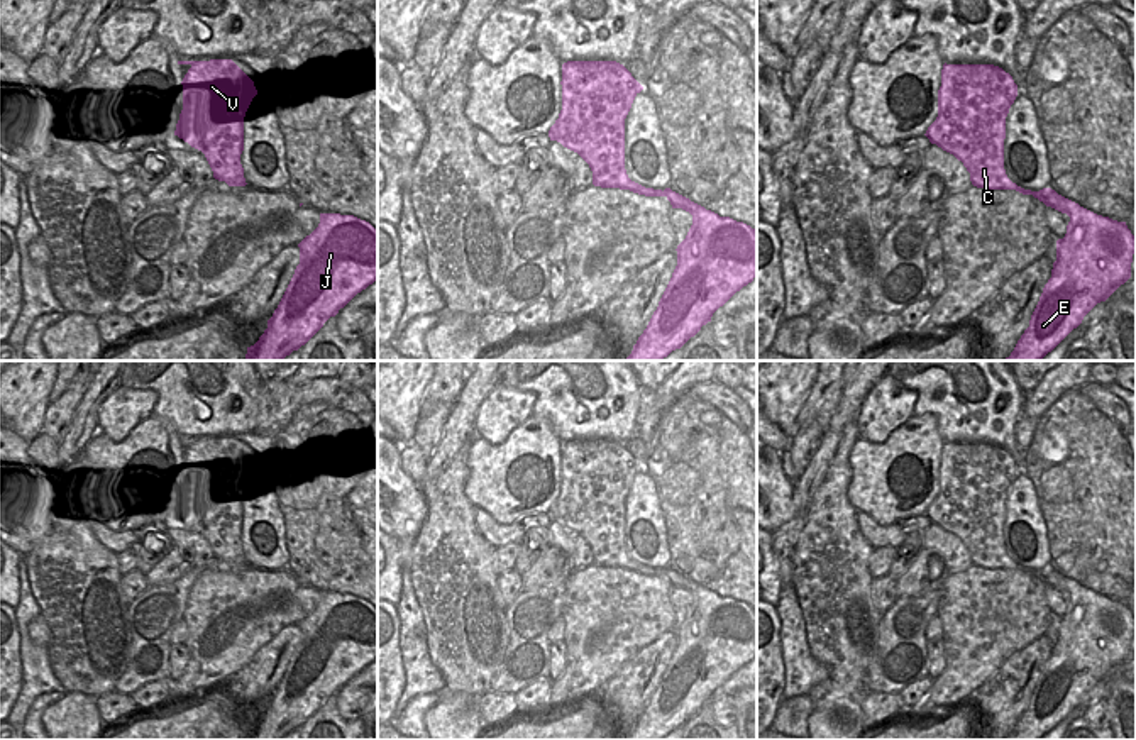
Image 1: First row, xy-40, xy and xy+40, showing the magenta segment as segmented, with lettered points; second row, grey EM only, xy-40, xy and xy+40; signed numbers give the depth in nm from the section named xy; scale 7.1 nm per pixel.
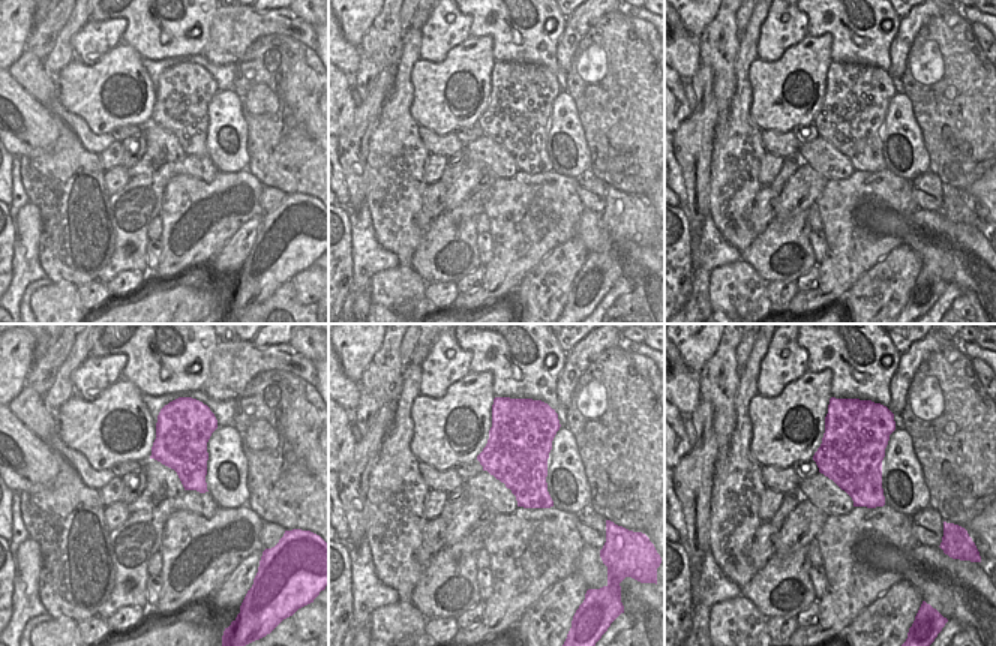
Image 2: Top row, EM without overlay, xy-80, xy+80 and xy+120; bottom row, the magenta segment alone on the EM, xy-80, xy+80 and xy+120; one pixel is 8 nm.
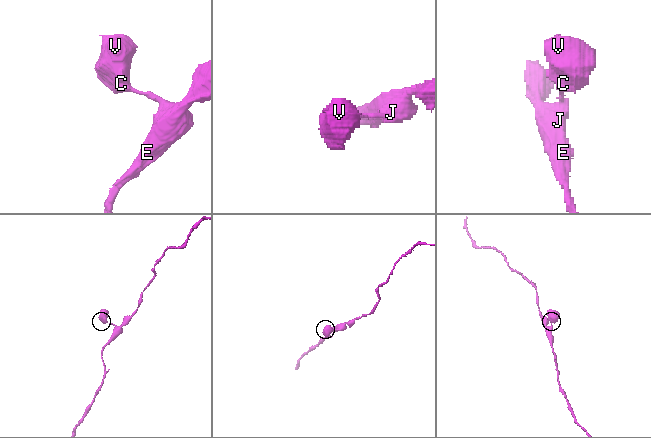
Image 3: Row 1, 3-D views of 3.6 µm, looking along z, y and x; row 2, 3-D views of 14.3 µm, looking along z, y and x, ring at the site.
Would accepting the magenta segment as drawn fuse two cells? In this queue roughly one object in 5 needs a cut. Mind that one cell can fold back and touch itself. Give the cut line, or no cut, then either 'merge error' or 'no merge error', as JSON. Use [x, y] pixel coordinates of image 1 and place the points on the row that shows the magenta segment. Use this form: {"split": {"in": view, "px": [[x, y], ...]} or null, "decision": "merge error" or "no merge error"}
{"split": null, "decision": "no merge error"}

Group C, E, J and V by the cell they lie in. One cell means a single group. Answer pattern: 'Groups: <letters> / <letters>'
Groups: C E J V

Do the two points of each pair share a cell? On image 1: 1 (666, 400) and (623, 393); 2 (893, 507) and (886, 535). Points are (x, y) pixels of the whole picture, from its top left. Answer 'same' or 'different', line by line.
1: different
2: different

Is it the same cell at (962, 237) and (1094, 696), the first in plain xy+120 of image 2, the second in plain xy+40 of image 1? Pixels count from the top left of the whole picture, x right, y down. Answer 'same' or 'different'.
different

